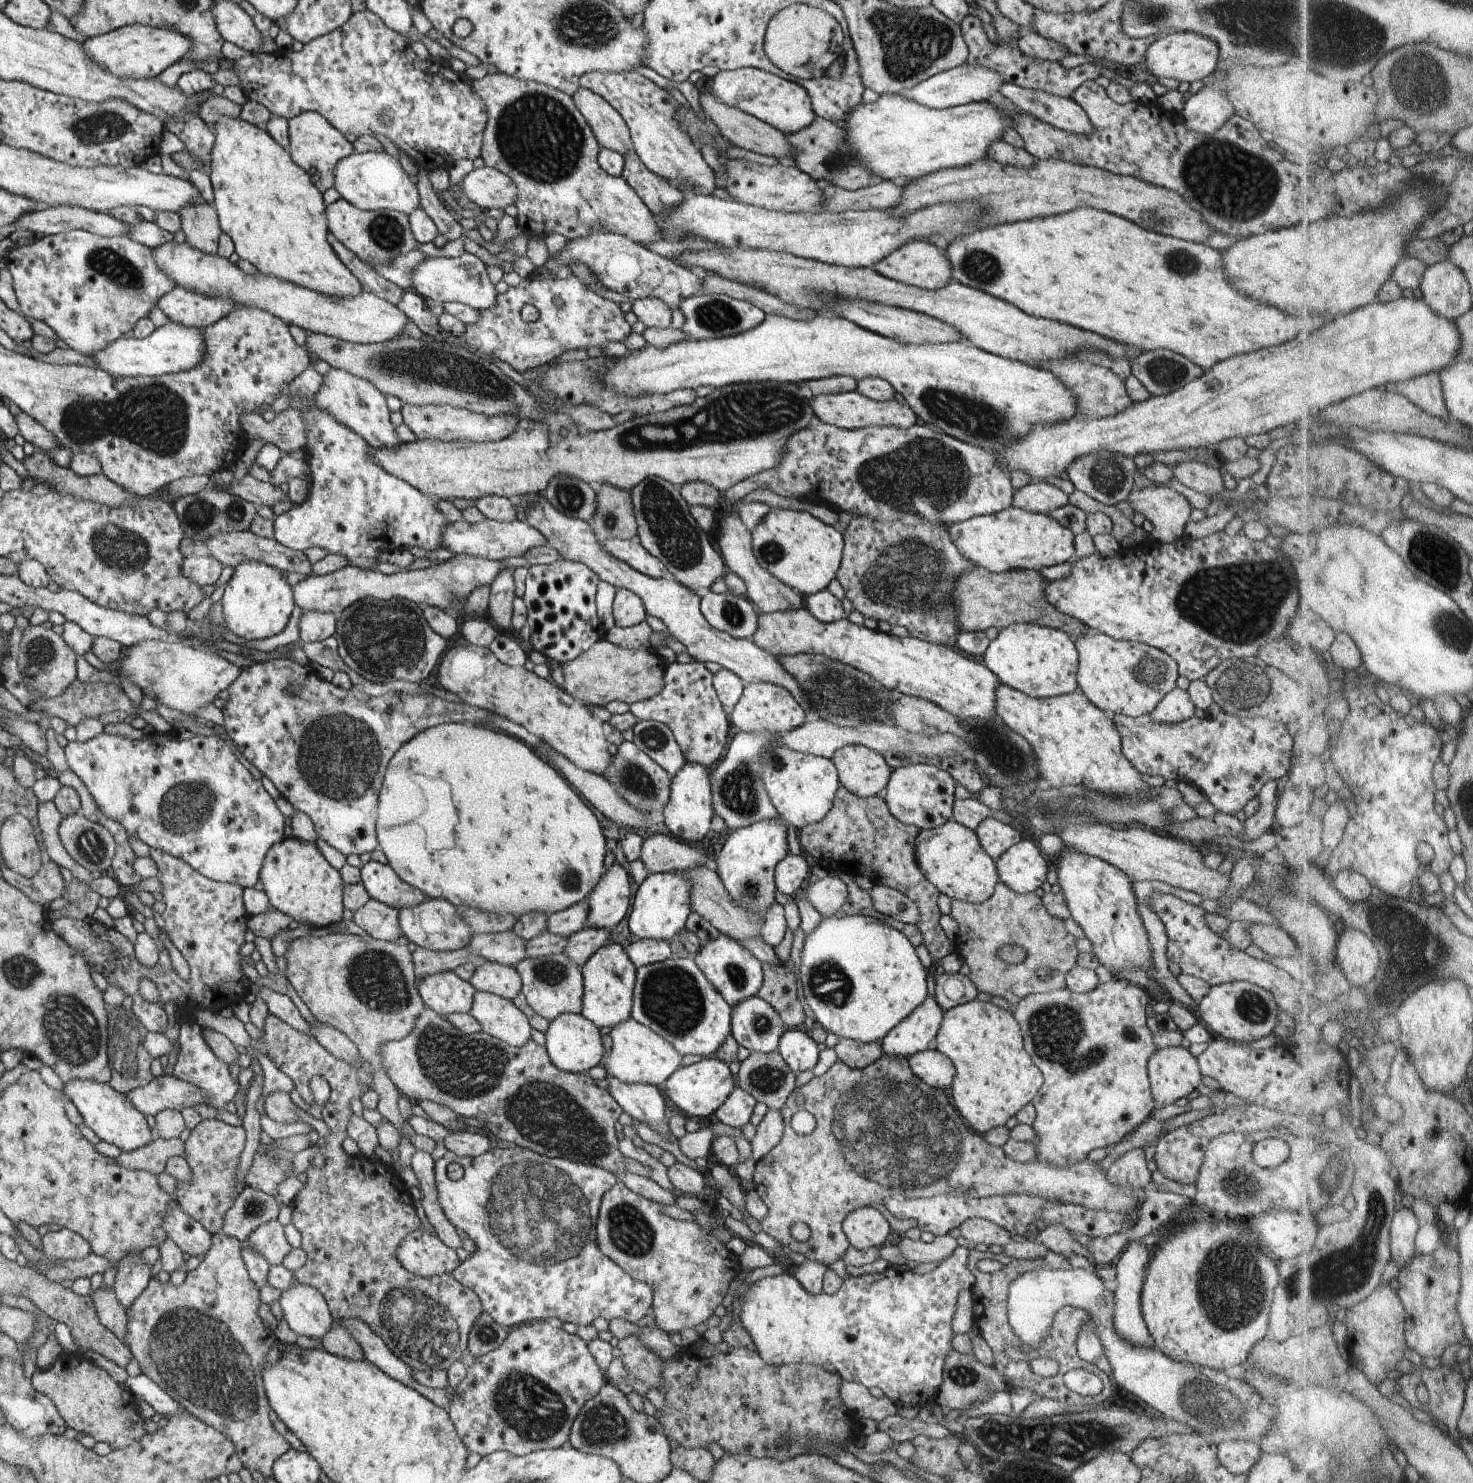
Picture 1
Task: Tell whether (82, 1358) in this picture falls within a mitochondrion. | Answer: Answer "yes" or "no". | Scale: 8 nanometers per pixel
no

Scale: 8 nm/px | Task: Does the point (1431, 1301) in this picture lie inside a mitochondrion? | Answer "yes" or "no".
no

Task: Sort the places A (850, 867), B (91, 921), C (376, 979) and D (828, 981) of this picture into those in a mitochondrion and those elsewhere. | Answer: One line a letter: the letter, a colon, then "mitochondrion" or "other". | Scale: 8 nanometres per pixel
A: other
B: other
C: mitochondrion
D: mitochondrion

